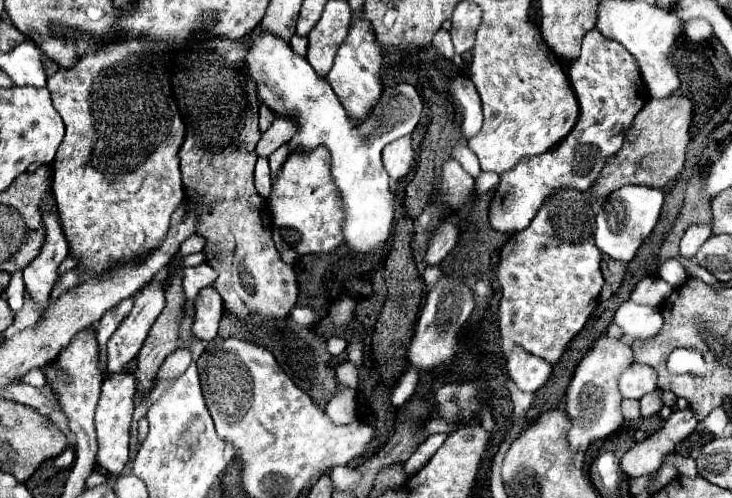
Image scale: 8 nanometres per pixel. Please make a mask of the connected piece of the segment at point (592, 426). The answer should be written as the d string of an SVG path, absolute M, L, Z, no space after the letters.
M605 333L595 341L593 349L579 363L579 367L569 383L567 397L565 397L565 407L573 421L573 427L569 433L569 445L577 451L577 459L575 459L577 465L583 463L583 453L591 441L609 437L623 425L623 417L619 411L623 397L617 389L617 379L619 379L621 371L627 369L627 365L631 365L631 363L633 363L631 347L621 343L619 339L607 339Z

